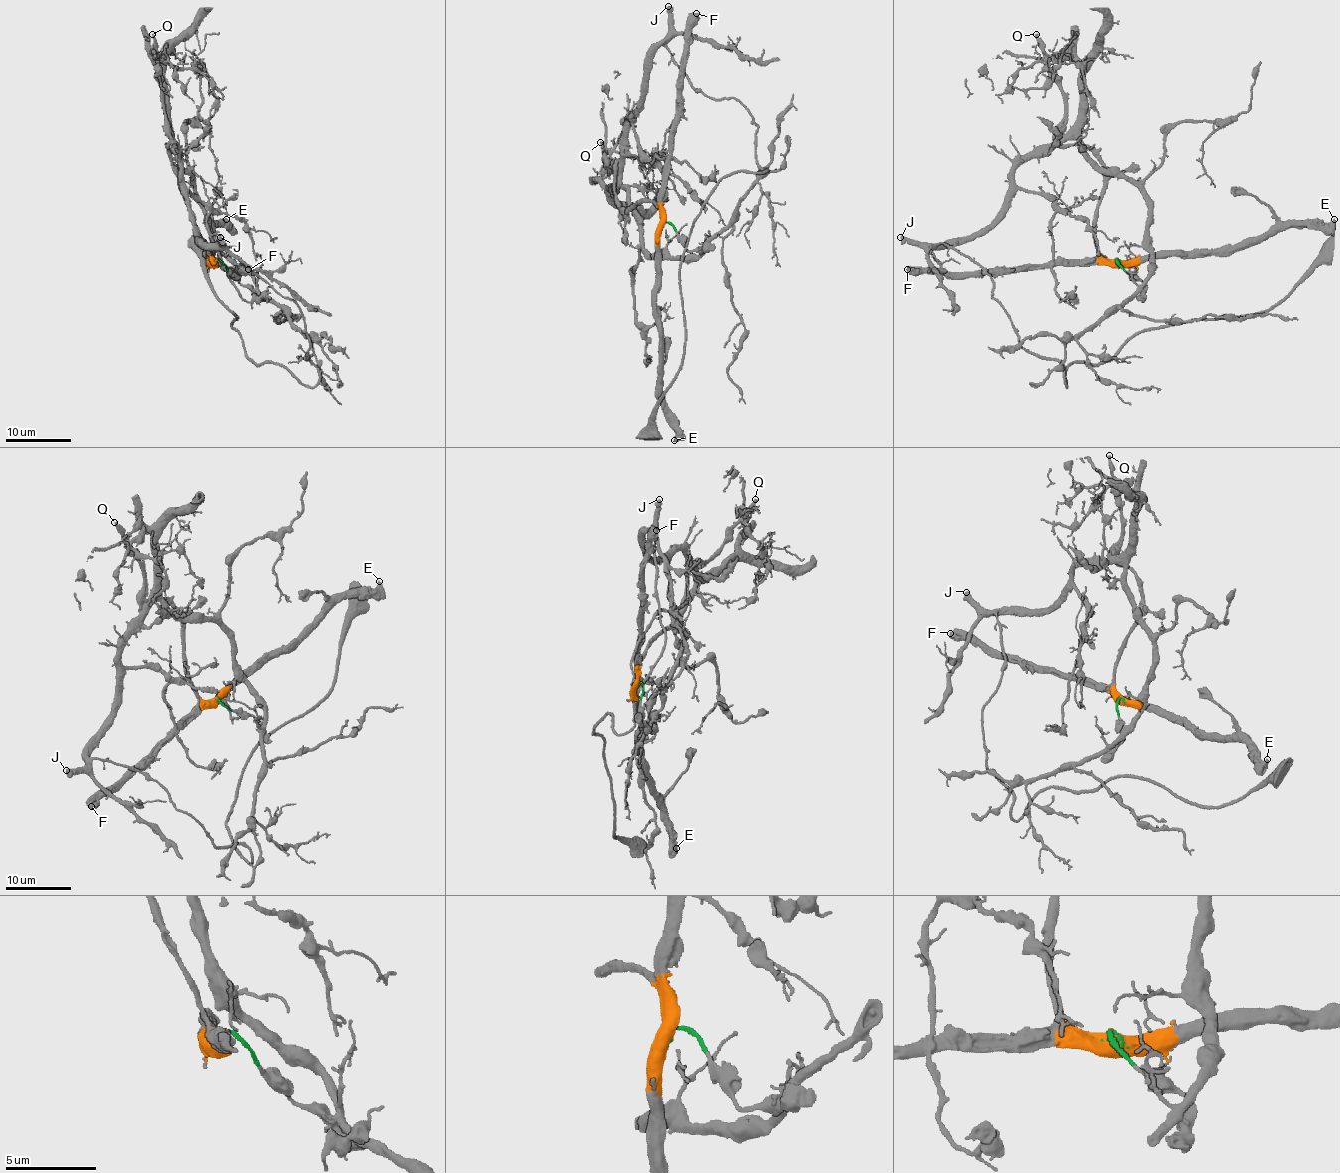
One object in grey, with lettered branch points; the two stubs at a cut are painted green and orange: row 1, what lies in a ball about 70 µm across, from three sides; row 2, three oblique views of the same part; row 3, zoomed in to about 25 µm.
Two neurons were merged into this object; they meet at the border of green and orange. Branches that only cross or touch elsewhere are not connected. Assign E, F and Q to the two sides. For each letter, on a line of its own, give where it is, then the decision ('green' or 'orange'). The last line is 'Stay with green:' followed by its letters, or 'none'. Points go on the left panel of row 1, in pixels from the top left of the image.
E: (226, 219) | orange
F: (248, 269) | orange
Q: (152, 34) | orange
Stay with green: none

